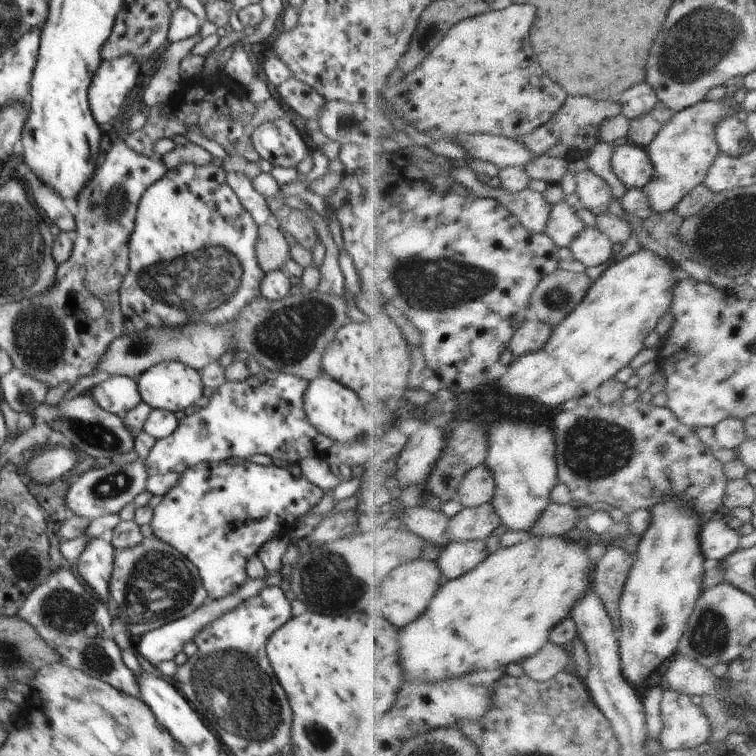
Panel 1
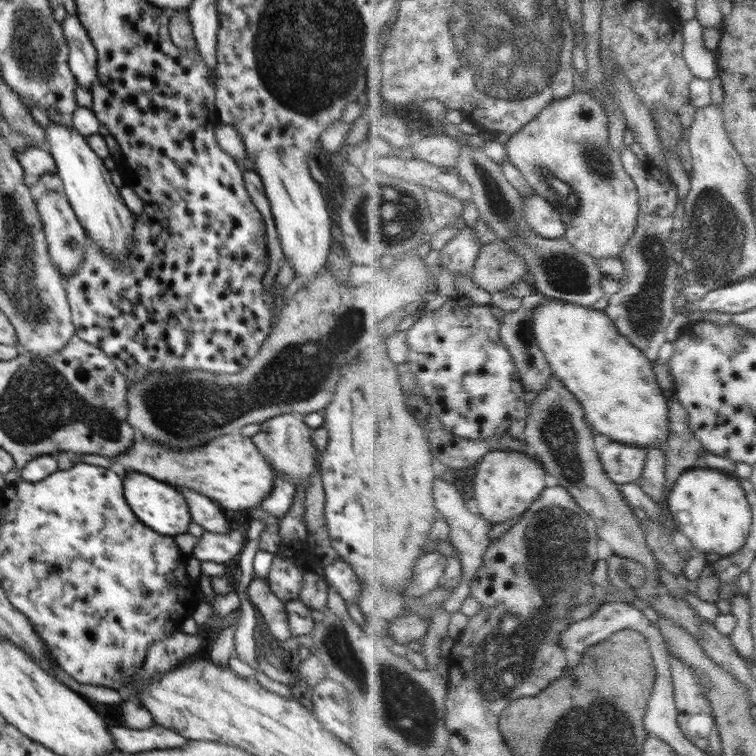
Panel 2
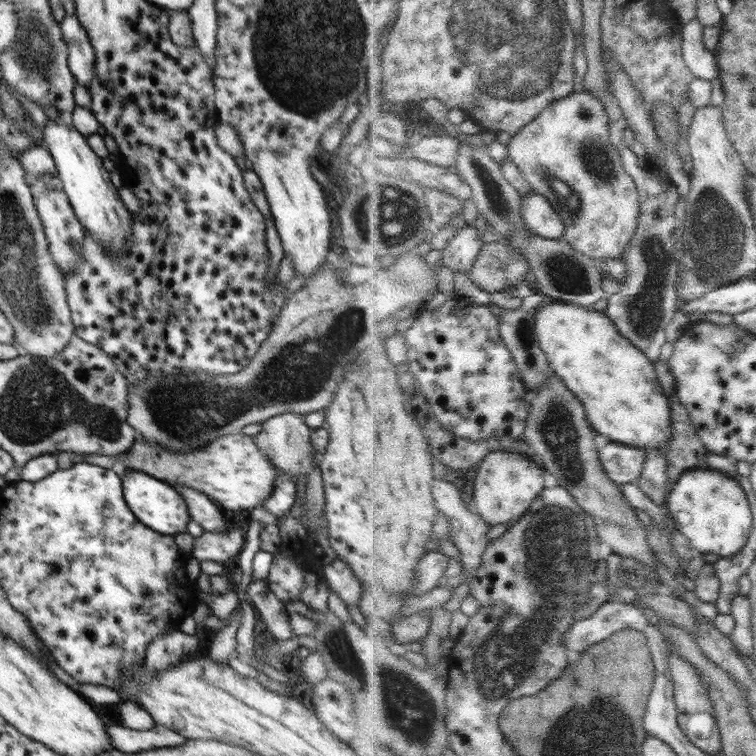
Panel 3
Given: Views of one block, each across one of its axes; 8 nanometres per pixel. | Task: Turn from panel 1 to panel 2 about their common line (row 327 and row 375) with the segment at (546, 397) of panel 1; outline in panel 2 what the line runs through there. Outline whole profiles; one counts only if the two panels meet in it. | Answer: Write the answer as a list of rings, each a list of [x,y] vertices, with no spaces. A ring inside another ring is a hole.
[[[552,299],[545,306],[541,305],[536,308],[532,315],[527,315],[527,319],[528,327],[532,327],[534,331],[536,331],[536,337],[540,339],[540,346],[542,346],[544,352],[546,352],[552,369],[555,371],[555,375],[560,377],[560,379],[568,385],[568,389],[572,390],[572,392],[576,394],[576,397],[584,403],[584,407],[586,407],[587,410],[587,421],[591,423],[591,427],[595,430],[596,435],[605,434],[614,441],[632,444],[632,446],[640,446],[650,450],[658,449],[662,444],[668,443],[670,436],[672,436],[672,427],[670,427],[670,397],[664,394],[664,390],[662,386],[660,386],[658,374],[656,374],[656,370],[654,370],[656,364],[639,346],[636,346],[627,335],[623,335],[620,332],[619,326],[610,318],[606,311],[568,303],[564,300]]]

